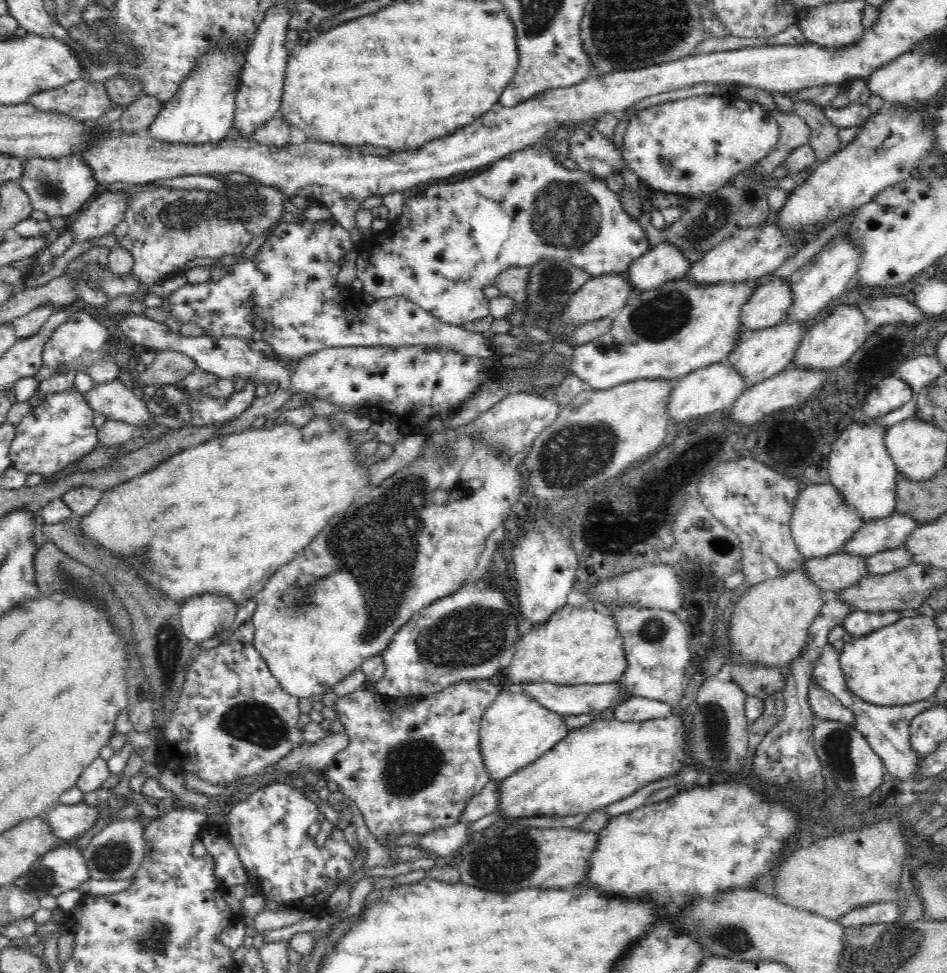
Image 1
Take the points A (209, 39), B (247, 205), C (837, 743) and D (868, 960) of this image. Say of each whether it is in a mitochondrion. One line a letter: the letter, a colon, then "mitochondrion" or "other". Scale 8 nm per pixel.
A: other
B: mitochondrion
C: mitochondrion
D: mitochondrion

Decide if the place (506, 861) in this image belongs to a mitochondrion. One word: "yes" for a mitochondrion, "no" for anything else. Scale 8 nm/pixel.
yes

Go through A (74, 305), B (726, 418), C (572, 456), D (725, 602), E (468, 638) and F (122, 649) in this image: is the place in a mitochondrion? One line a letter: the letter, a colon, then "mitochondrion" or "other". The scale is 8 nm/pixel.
A: other
B: other
C: mitochondrion
D: other
E: mitochondrion
F: other

